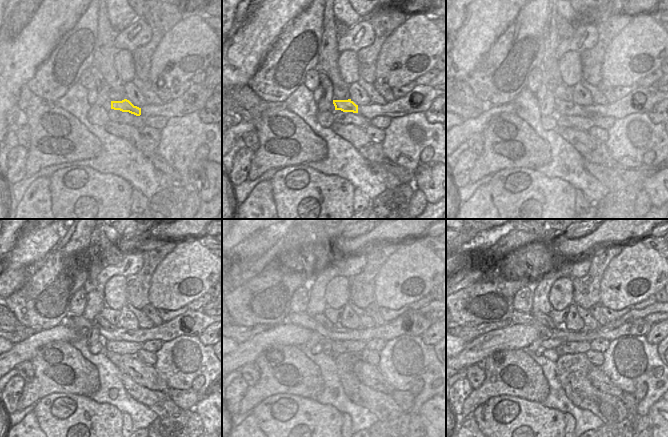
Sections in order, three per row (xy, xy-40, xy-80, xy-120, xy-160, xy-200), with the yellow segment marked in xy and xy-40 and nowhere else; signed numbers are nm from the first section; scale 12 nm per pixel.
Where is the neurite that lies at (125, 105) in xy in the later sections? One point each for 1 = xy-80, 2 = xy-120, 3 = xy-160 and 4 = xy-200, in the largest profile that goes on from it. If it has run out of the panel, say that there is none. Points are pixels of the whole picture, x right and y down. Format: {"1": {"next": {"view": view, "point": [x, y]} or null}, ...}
{"1": {"next": {"view": "xy-80", "point": [560, 105]}}, "2": {"next": {"view": "xy-120", "point": [99, 320]}}, "3": {"next": {"view": "xy-160", "point": [320, 318]}}, "4": {"next": {"view": "xy-200", "point": [544, 319]}}}

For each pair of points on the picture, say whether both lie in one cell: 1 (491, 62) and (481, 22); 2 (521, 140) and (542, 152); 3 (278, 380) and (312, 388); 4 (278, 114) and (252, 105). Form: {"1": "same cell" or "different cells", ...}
{"1": "different cells", "2": "same cell", "3": "same cell", "4": "same cell"}

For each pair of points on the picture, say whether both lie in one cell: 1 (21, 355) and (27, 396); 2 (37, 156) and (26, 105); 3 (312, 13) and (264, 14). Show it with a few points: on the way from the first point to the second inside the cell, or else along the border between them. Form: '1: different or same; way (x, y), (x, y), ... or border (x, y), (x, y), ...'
1: different; border (46, 343), (37, 350), (30, 360)
2: same; way (36, 143), (36, 118)
3: different; border (304, 10), (283, 28)

